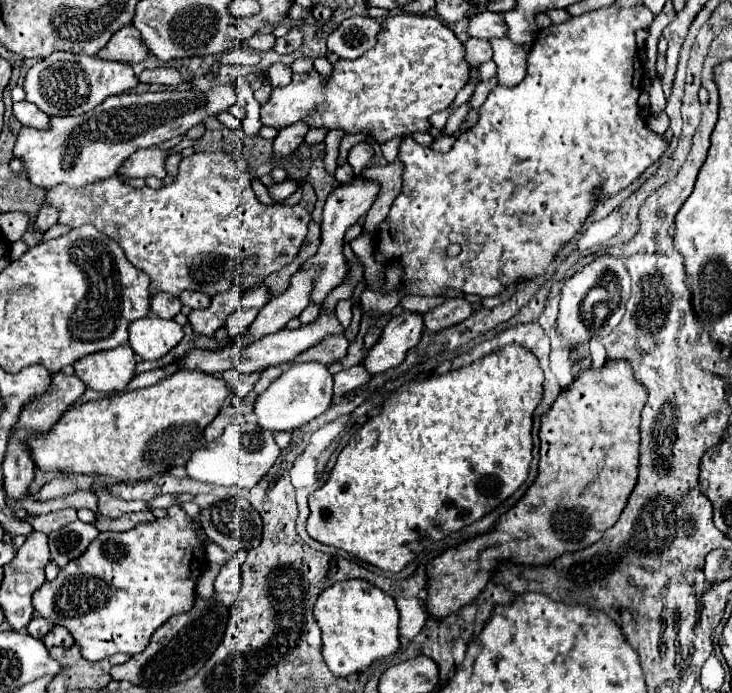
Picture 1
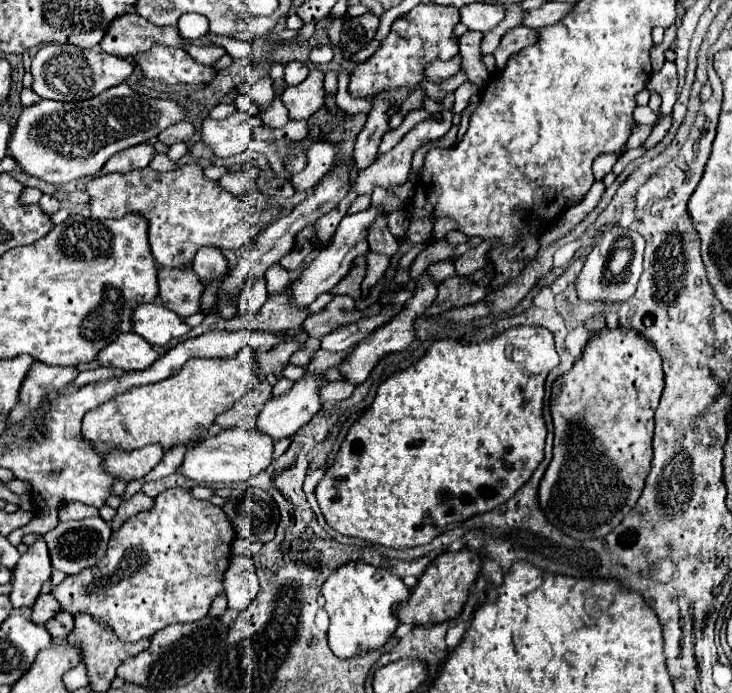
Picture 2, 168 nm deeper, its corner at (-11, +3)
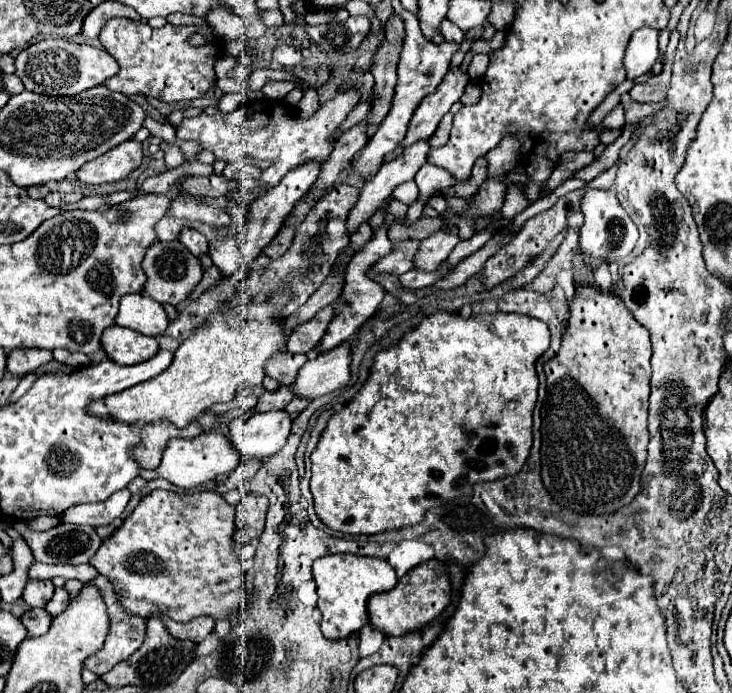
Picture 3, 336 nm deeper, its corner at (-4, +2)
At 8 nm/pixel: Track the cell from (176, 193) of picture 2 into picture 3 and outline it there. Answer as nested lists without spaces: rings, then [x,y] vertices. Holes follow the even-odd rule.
[[[183,194],[185,198],[177,198],[165,218],[157,224],[155,232],[157,232],[157,240],[177,240],[177,234],[187,228],[189,222],[205,222],[211,226],[229,226],[231,216],[225,214],[223,210],[219,210],[217,206],[209,206],[199,202],[197,198],[191,198],[189,194]]]

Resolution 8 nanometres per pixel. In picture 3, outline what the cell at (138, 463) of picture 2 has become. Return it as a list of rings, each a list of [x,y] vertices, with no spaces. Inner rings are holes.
[[[159,420],[159,422],[149,422],[141,428],[141,446],[137,446],[133,450],[133,456],[137,460],[141,460],[143,468],[157,468],[165,450],[165,442],[169,438],[193,438],[199,436],[203,432],[201,424],[197,420],[193,420],[189,426],[185,428],[177,428],[173,426],[169,420]]]

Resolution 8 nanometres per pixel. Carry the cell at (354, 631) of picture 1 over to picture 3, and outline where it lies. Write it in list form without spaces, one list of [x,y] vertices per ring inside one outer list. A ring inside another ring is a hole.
[[[333,554],[317,558],[313,562],[313,578],[319,594],[317,608],[323,614],[321,630],[331,640],[351,636],[359,632],[361,626],[369,624],[367,618],[369,596],[377,592],[387,592],[397,584],[395,570],[387,560],[371,556],[355,556],[355,554]]]

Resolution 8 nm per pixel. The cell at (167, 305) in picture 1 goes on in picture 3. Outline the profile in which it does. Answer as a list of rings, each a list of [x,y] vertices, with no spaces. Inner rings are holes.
[[[159,240],[159,242],[151,244],[149,250],[145,252],[145,258],[143,258],[143,270],[147,274],[145,292],[151,298],[155,298],[157,302],[173,304],[173,306],[183,302],[203,276],[203,268],[201,268],[199,260],[179,240],[173,240],[173,242]]]

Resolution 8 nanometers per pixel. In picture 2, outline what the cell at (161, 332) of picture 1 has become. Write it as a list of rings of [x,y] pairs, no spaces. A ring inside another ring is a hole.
[[[142,305],[134,313],[134,331],[150,345],[168,345],[172,339],[184,337],[190,327],[182,317],[166,309],[164,305]]]

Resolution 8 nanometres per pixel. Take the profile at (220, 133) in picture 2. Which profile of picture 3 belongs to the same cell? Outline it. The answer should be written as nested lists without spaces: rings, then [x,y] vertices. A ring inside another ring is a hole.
[[[351,88],[347,92],[337,94],[335,98],[323,102],[309,118],[301,118],[297,110],[291,110],[291,106],[287,106],[285,102],[275,102],[275,100],[261,100],[261,102],[253,102],[253,100],[245,100],[237,110],[225,114],[225,112],[217,112],[213,116],[207,116],[205,112],[201,112],[195,118],[185,118],[177,128],[175,128],[175,136],[179,140],[193,140],[199,142],[201,148],[211,150],[217,158],[225,160],[225,166],[222,175],[225,178],[236,178],[239,174],[240,166],[245,158],[253,158],[253,160],[269,160],[271,166],[265,168],[261,172],[261,188],[257,190],[235,190],[231,194],[227,194],[227,198],[231,198],[233,202],[237,202],[239,206],[245,206],[249,202],[253,202],[261,192],[267,192],[269,188],[277,186],[281,182],[281,178],[293,170],[295,166],[301,166],[309,160],[321,160],[325,162],[333,150],[333,134],[337,130],[341,130],[343,120],[347,118],[347,114],[351,112],[351,108],[361,100],[361,92]]]

